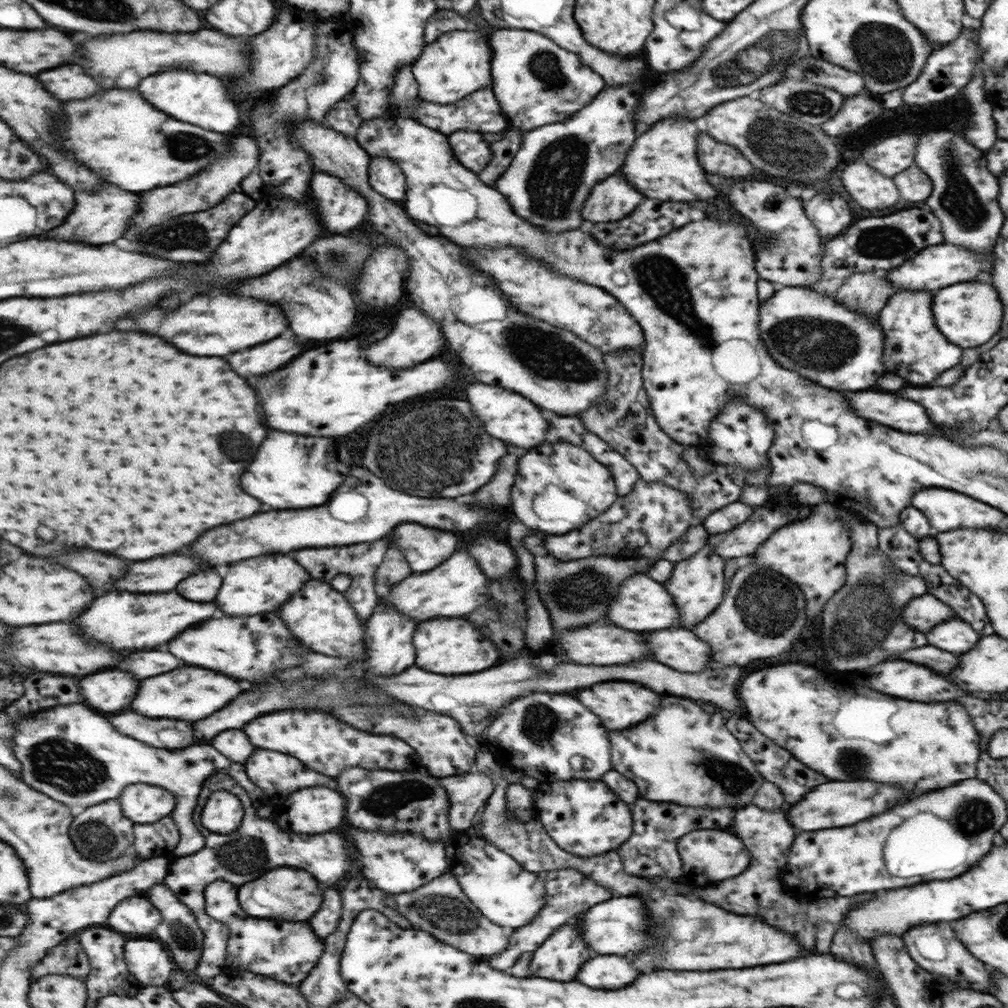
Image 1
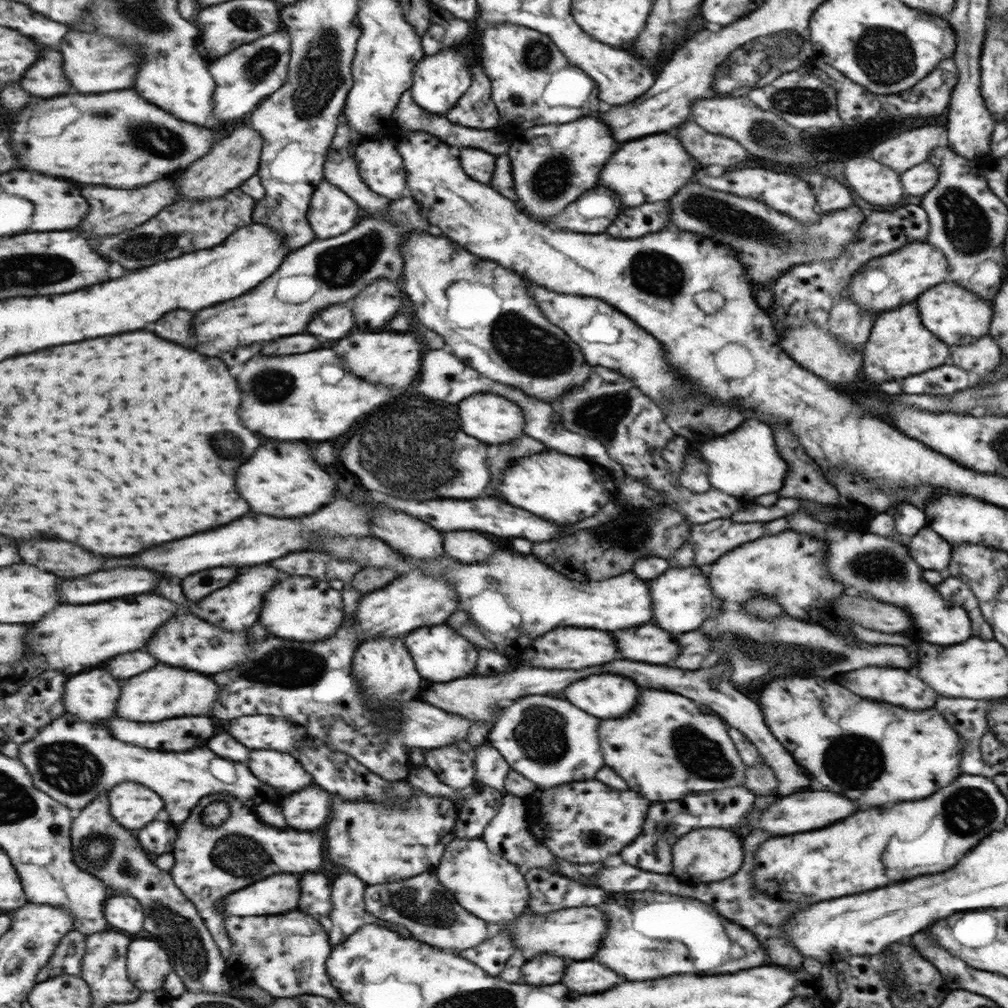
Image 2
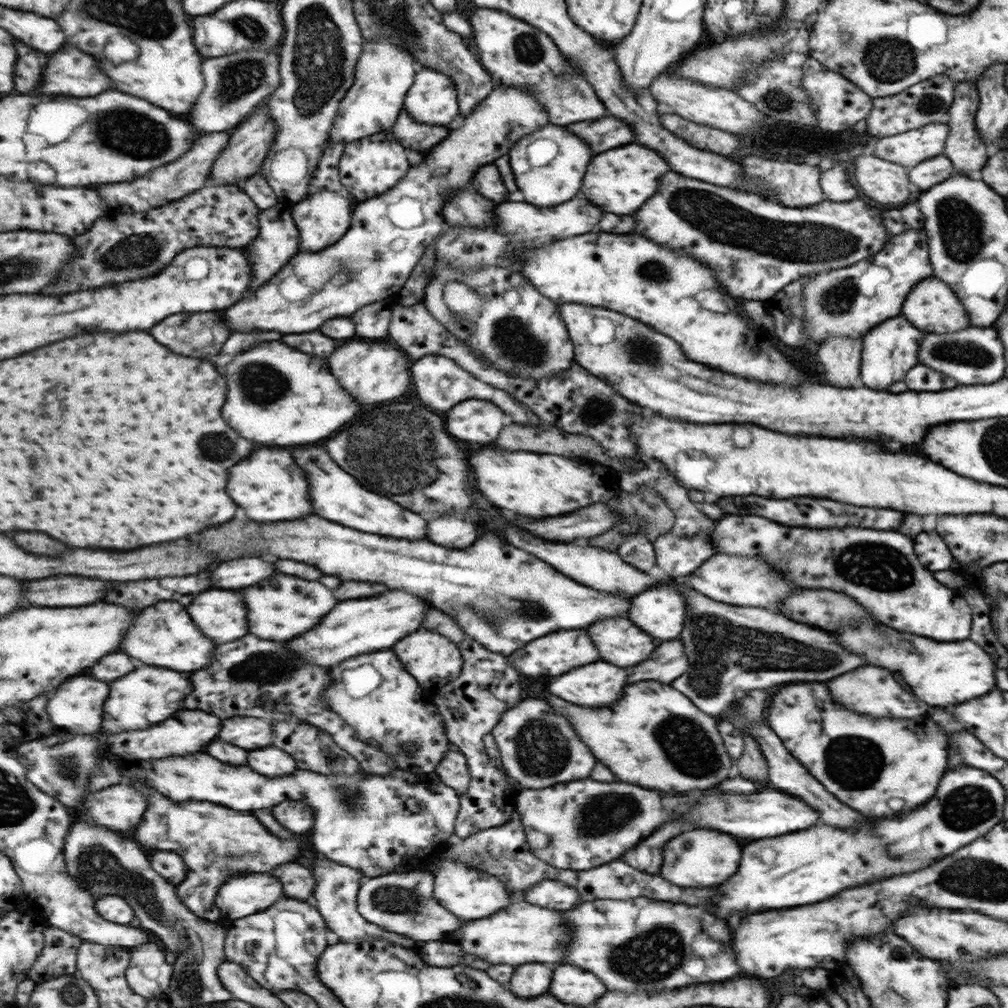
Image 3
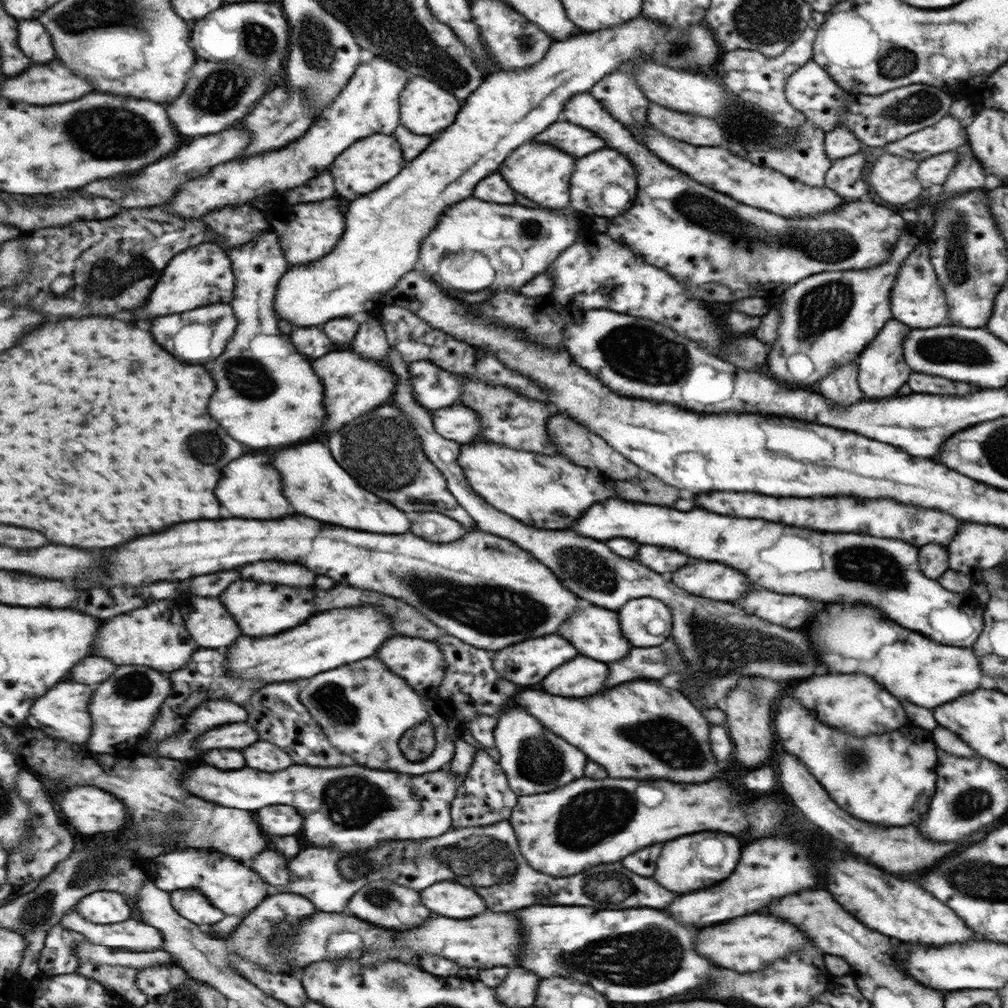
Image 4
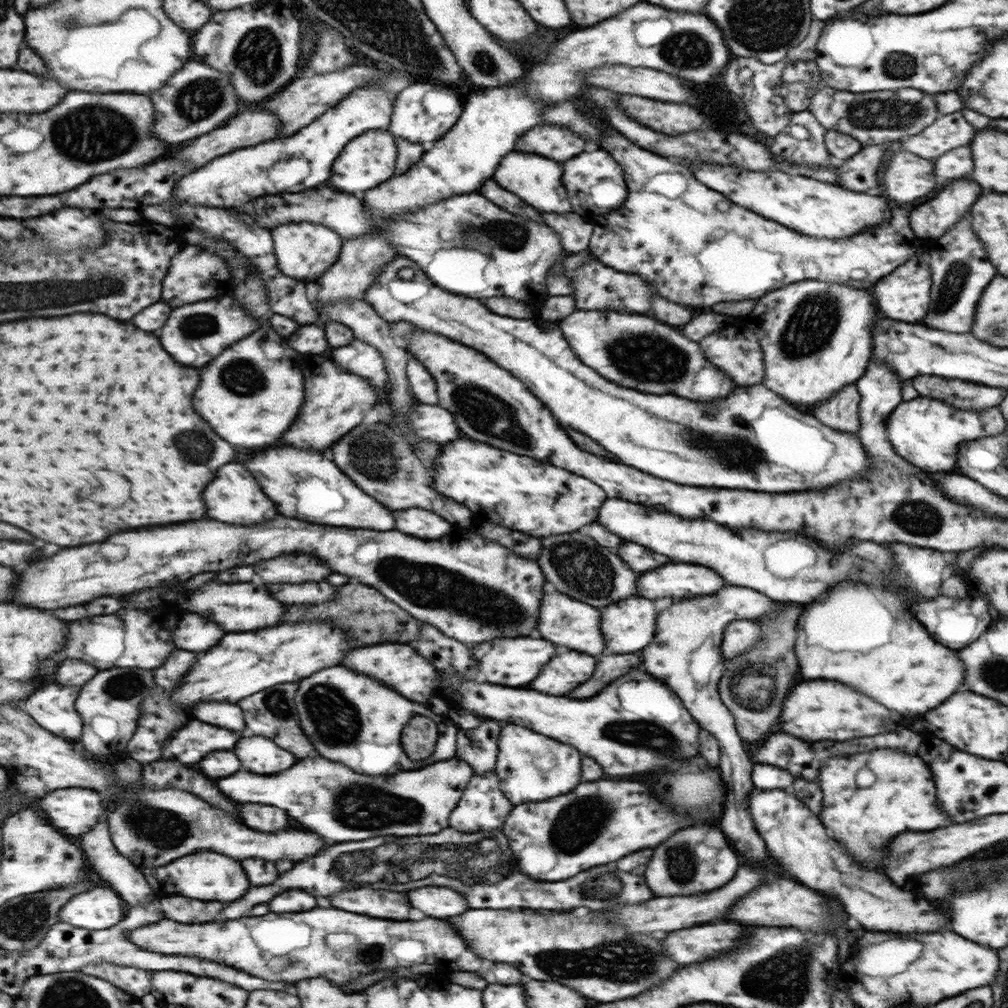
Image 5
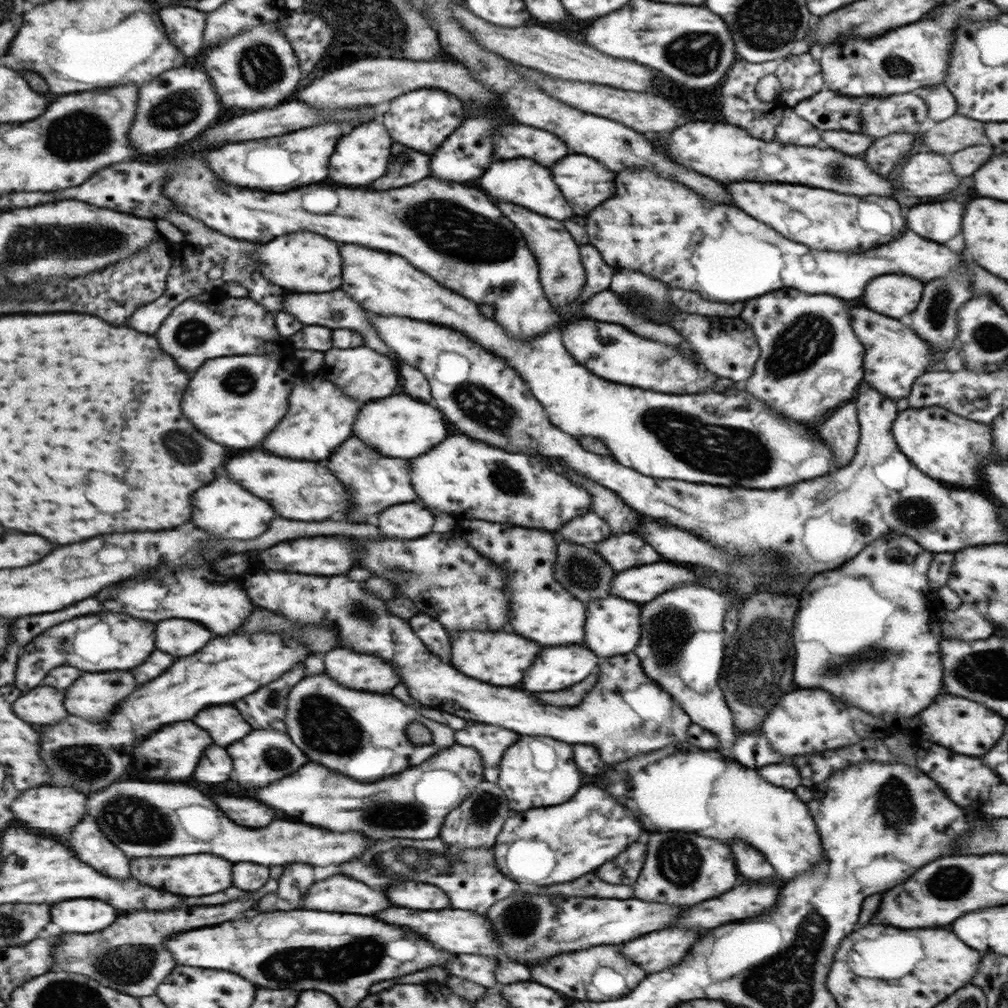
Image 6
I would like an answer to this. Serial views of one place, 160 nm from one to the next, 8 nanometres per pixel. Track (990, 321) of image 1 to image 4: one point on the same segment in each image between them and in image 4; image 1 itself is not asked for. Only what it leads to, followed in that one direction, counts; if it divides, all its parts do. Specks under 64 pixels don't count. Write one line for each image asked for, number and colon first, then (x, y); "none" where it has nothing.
2: (955, 316)
3: (933, 308)
4: (916, 300)

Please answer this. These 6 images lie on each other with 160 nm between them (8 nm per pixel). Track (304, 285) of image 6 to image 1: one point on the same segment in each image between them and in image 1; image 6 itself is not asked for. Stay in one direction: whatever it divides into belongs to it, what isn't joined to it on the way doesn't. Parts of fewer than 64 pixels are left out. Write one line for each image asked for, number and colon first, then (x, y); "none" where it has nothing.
1: (342, 208)
2: (333, 212)
3: (324, 218)
4: (321, 228)
5: (305, 251)

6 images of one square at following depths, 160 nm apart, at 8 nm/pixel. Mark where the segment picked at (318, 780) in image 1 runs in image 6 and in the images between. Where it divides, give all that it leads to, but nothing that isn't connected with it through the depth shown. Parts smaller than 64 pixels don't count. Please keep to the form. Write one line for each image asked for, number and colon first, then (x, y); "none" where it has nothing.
2: (281, 770)
3: (272, 762)
4: (267, 757)
5: (259, 754)
6: (267, 755)

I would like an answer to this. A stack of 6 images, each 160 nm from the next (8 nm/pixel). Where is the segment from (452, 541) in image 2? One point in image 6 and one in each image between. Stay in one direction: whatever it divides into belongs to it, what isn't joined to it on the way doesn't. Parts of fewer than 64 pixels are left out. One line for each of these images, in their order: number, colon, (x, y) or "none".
3: (449, 531)
4: (431, 525)
5: (426, 525)
6: (406, 521)

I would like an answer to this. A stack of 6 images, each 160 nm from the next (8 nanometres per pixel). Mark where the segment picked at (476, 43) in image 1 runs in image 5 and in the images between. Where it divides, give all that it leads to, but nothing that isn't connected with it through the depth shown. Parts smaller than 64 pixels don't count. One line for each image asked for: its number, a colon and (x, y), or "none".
2: (440, 80)
3: (434, 99)
4: (426, 108)
5: (424, 112)

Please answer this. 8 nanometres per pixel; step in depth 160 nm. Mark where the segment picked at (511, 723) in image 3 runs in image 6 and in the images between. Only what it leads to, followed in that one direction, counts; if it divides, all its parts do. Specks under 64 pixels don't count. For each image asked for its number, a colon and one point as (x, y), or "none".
4: (535, 760)
5: (531, 767)
6: (535, 771)

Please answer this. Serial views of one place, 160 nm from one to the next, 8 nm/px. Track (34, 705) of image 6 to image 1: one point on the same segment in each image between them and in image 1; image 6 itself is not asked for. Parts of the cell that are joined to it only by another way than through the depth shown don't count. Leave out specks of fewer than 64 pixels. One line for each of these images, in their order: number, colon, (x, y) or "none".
1: (107, 691)
2: (92, 696)
3: (77, 706)
4: (63, 712)
5: (52, 706)

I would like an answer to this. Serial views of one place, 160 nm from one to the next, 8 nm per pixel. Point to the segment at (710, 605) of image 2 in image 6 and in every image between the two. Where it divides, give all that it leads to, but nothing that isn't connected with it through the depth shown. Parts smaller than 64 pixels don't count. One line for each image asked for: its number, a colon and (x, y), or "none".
3: (663, 617)
4: (646, 621)
5: (629, 623)
6: (613, 628)

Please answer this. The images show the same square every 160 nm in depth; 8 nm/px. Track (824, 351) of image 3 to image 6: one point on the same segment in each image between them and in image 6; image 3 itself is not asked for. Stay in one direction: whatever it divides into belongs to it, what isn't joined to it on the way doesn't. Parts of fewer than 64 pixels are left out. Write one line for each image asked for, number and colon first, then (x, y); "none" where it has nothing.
4: (839, 387)
5: (840, 412)
6: (840, 429)

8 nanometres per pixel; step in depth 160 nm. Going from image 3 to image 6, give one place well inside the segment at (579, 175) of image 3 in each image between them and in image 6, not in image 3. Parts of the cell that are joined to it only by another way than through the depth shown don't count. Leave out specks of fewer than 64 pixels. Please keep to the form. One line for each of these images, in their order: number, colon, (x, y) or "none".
4: (540, 173)
5: (537, 181)
6: (522, 182)

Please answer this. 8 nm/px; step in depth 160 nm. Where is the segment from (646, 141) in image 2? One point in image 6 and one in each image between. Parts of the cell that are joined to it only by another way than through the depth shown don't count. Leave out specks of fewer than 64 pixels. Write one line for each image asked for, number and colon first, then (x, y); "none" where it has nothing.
3: (619, 182)
4: (593, 173)
5: (584, 171)
6: (577, 174)

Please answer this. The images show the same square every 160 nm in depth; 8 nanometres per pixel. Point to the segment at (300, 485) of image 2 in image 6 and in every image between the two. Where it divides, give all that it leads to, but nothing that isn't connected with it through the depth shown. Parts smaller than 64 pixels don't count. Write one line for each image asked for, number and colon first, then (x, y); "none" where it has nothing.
3: (269, 485)
4: (252, 488)
5: (236, 498)
6: (224, 508)

